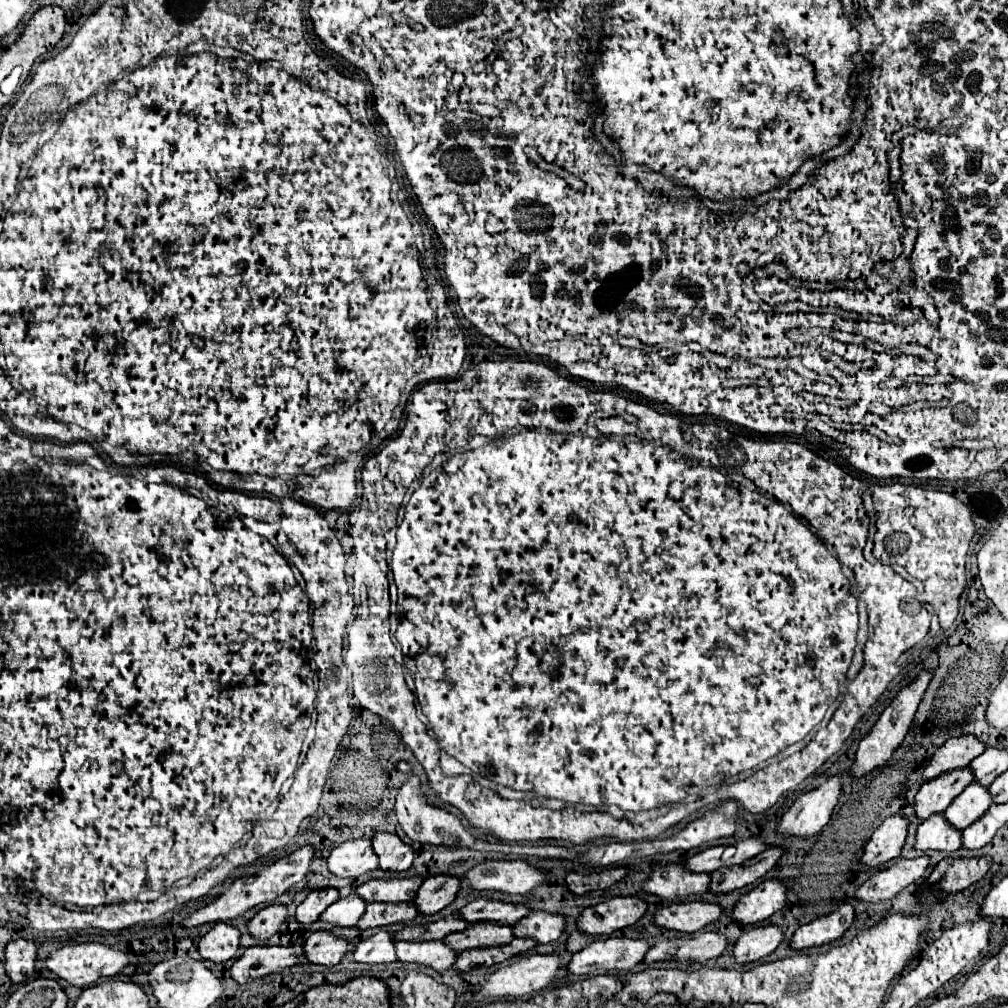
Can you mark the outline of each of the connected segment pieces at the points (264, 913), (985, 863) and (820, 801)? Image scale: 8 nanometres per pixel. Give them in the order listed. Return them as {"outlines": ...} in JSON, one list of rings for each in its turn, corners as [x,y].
{"outlines":[[[[271,904],[261,910],[249,920],[249,932],[263,940],[271,938],[279,926],[287,920],[287,906],[285,904]]],[[[947,856],[941,860],[933,874],[929,876],[929,884],[937,884],[943,892],[959,892],[969,888],[973,882],[981,880],[987,870],[991,868],[993,858],[991,856],[981,856],[981,858],[951,858]]],[[[833,774],[827,776],[819,788],[799,794],[793,806],[783,814],[779,830],[783,834],[797,834],[797,836],[811,836],[819,832],[831,818],[831,812],[841,794],[841,784],[843,776]]]]}

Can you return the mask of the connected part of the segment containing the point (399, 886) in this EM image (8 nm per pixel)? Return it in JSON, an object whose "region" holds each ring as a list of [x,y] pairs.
{"region":[[[409,876],[409,878],[371,878],[369,882],[355,888],[359,896],[367,902],[411,902],[415,900],[415,892],[423,876]]]}

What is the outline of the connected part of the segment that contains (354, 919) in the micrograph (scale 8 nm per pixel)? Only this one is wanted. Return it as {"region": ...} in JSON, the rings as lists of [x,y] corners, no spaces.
{"region":[[[349,894],[349,896],[337,900],[335,904],[331,904],[321,914],[321,920],[333,922],[337,926],[355,926],[359,922],[359,916],[363,916],[365,906],[367,904],[363,904],[363,900],[359,900],[359,896]]]}

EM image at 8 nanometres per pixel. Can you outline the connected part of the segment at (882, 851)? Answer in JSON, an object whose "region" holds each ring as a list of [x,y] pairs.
{"region":[[[889,816],[883,820],[883,824],[873,832],[871,840],[865,846],[863,862],[871,868],[877,868],[885,864],[891,858],[897,858],[905,838],[907,838],[907,828],[909,828],[909,818],[907,816]]]}

